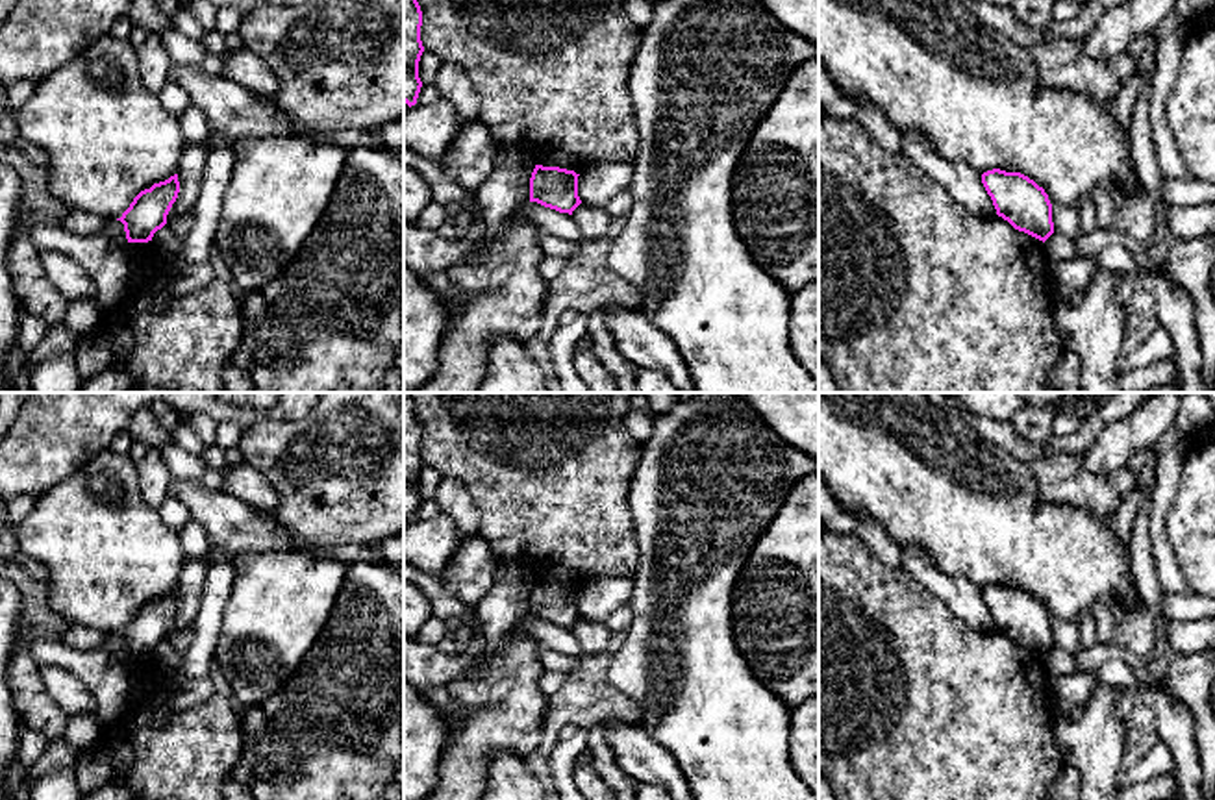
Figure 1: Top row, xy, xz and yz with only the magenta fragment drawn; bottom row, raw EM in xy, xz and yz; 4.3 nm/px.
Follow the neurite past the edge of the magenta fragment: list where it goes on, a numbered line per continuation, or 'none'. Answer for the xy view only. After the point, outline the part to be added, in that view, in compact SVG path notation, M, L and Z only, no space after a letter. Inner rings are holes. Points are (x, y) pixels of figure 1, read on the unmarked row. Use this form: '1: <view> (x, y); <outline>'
none

